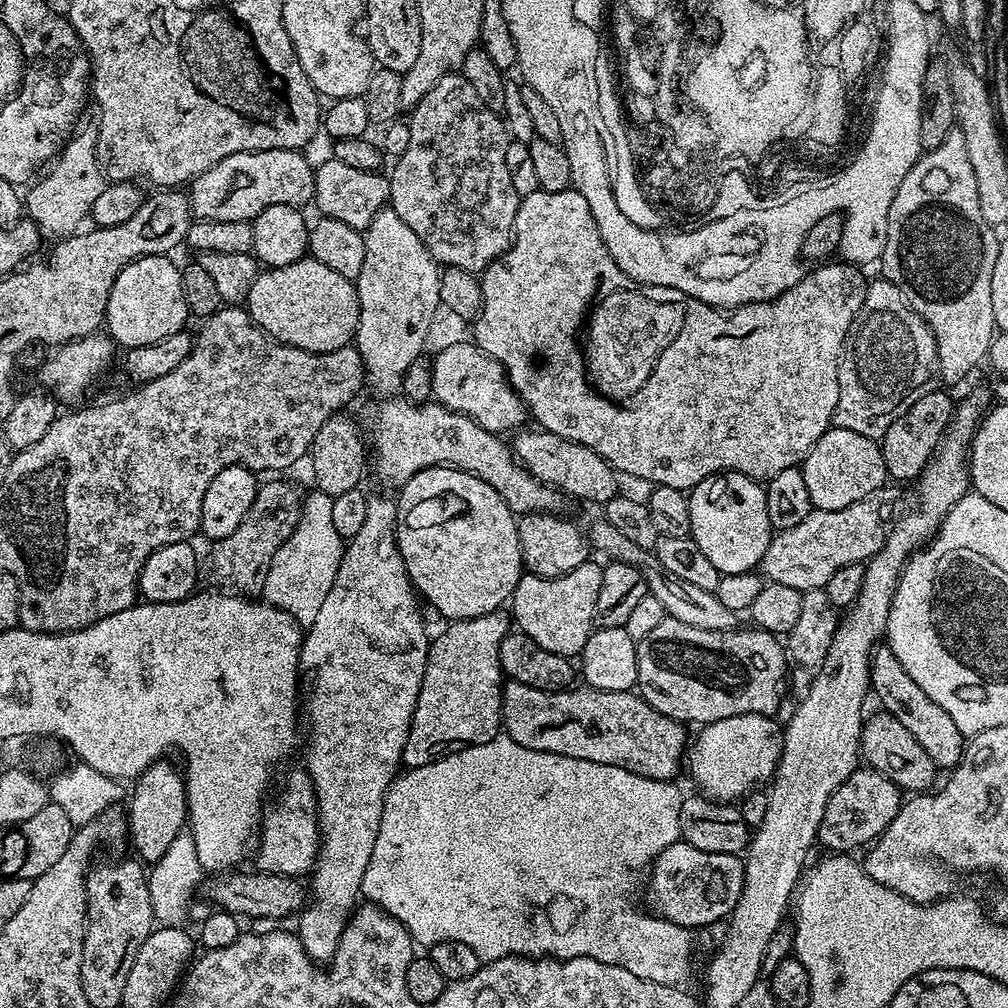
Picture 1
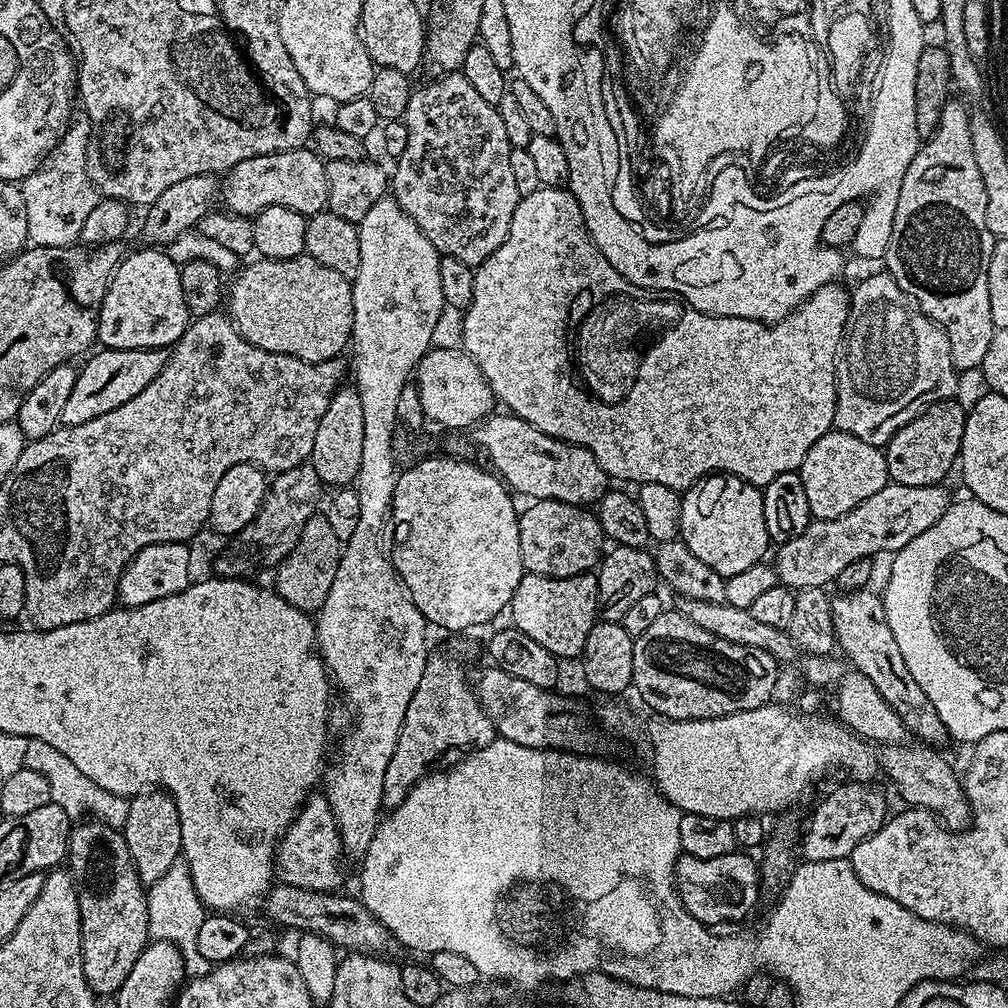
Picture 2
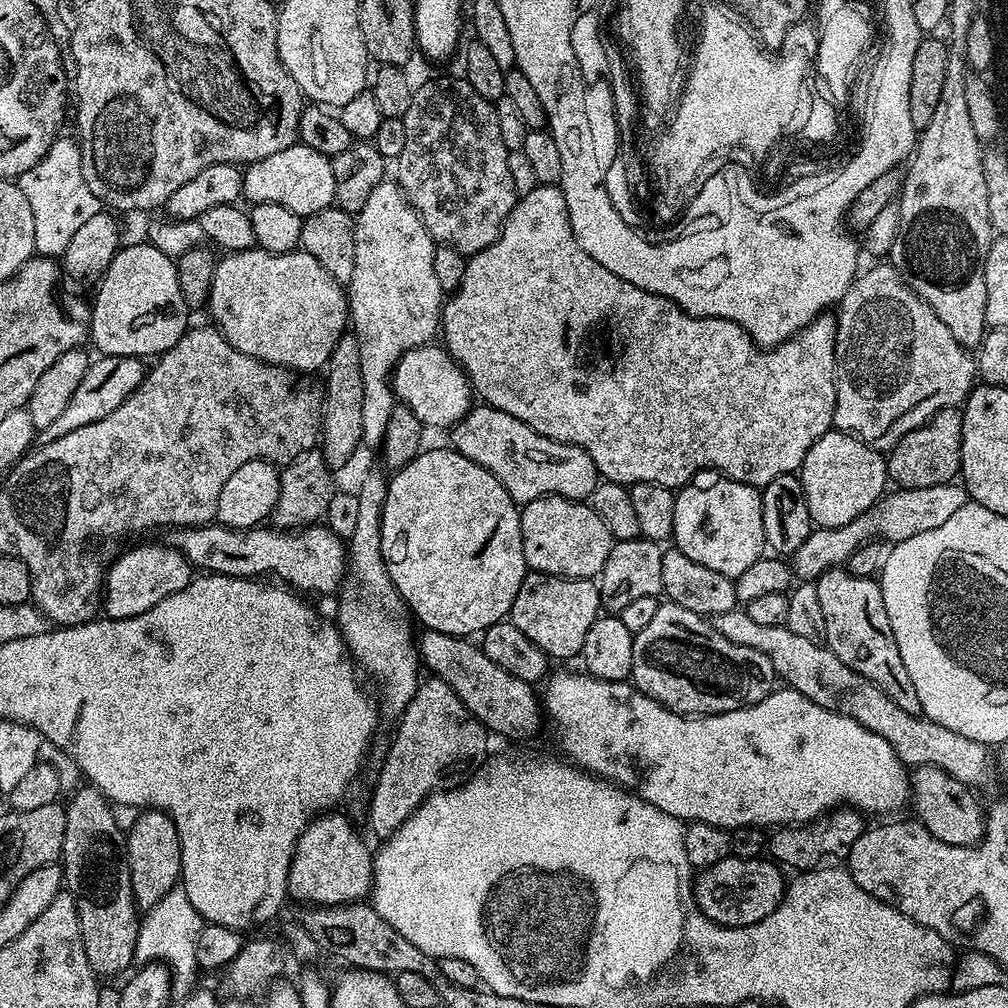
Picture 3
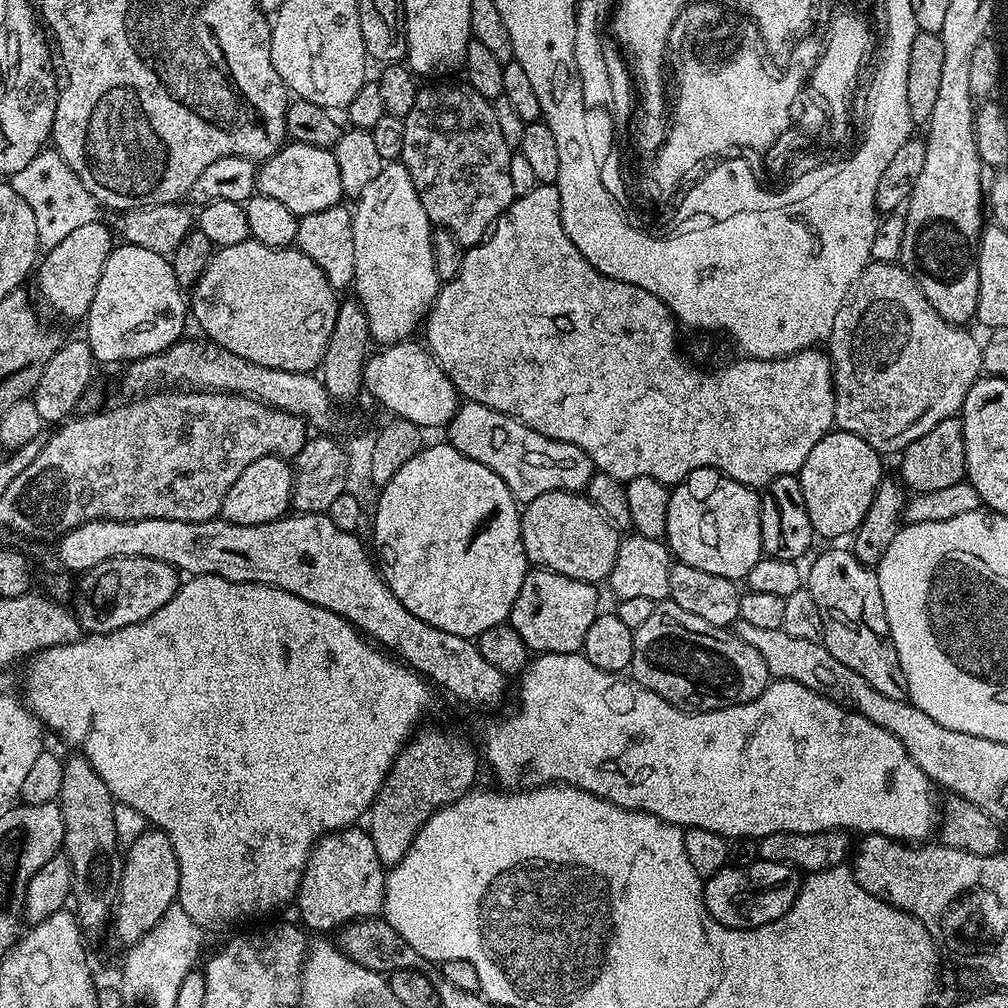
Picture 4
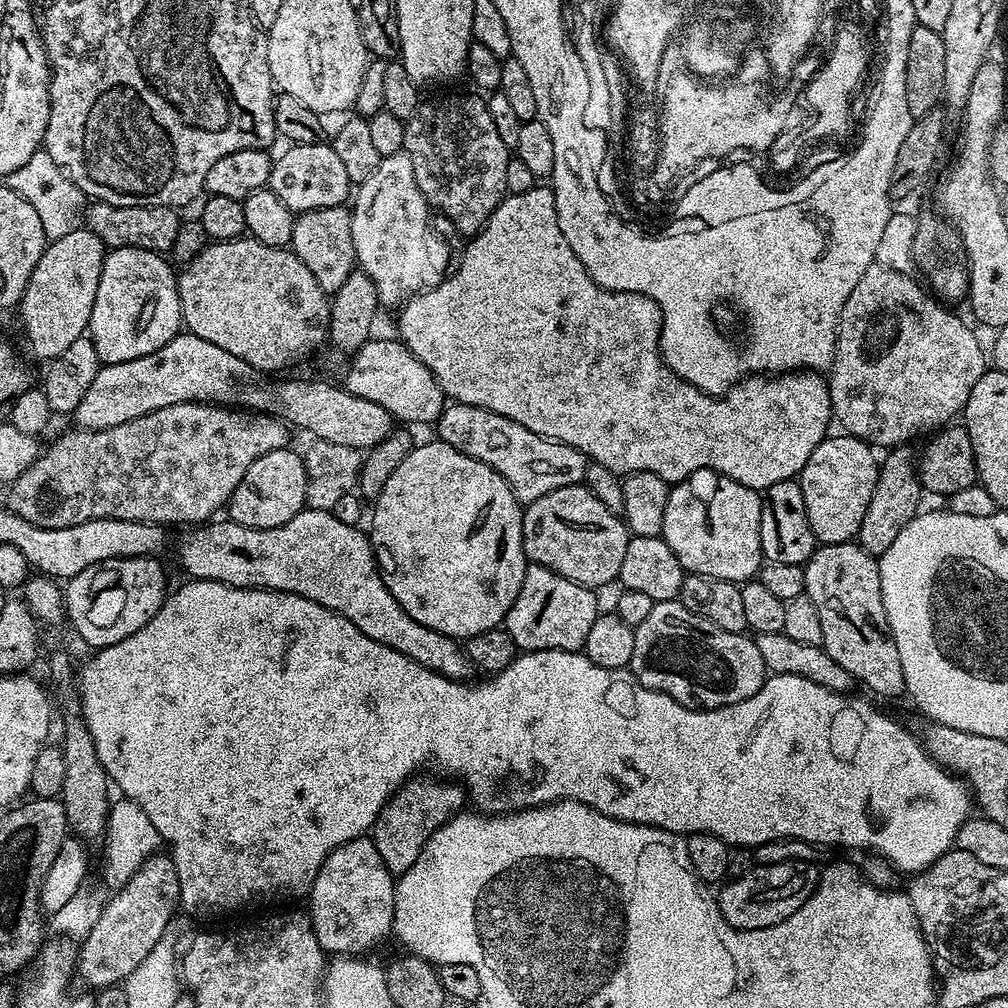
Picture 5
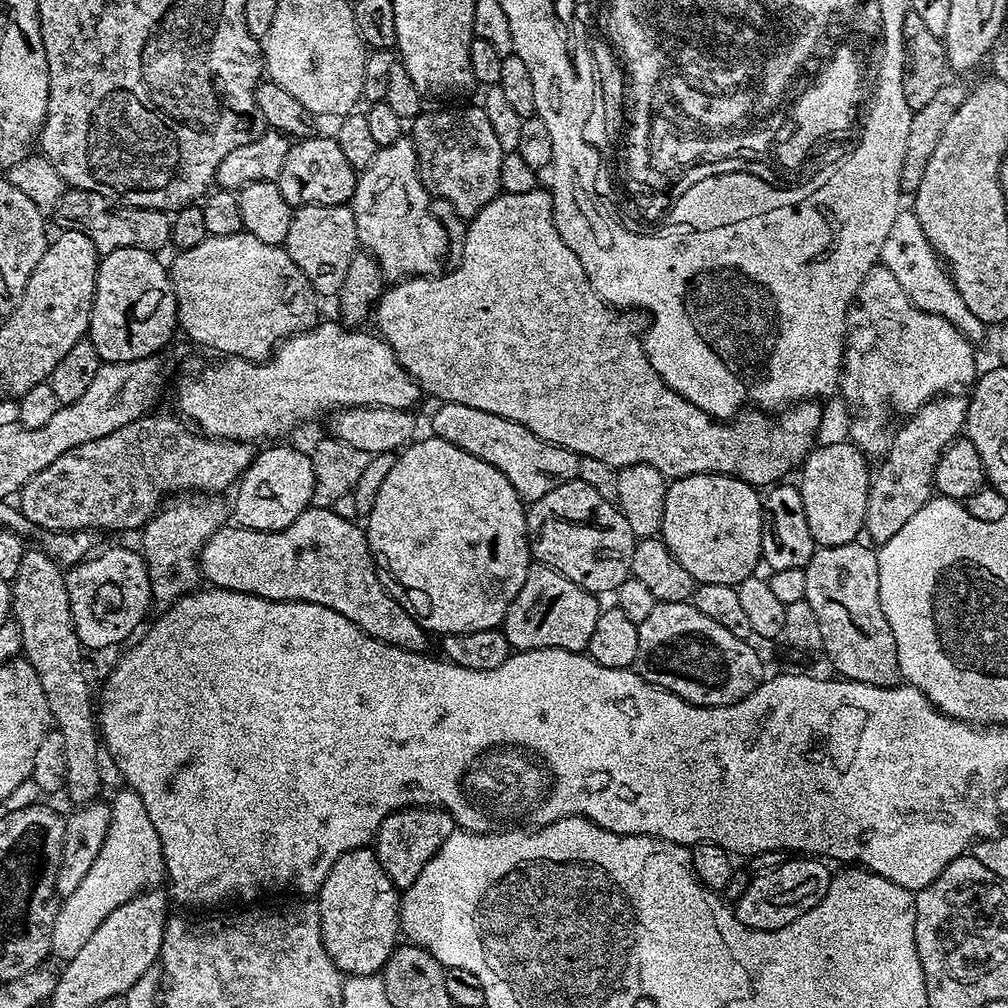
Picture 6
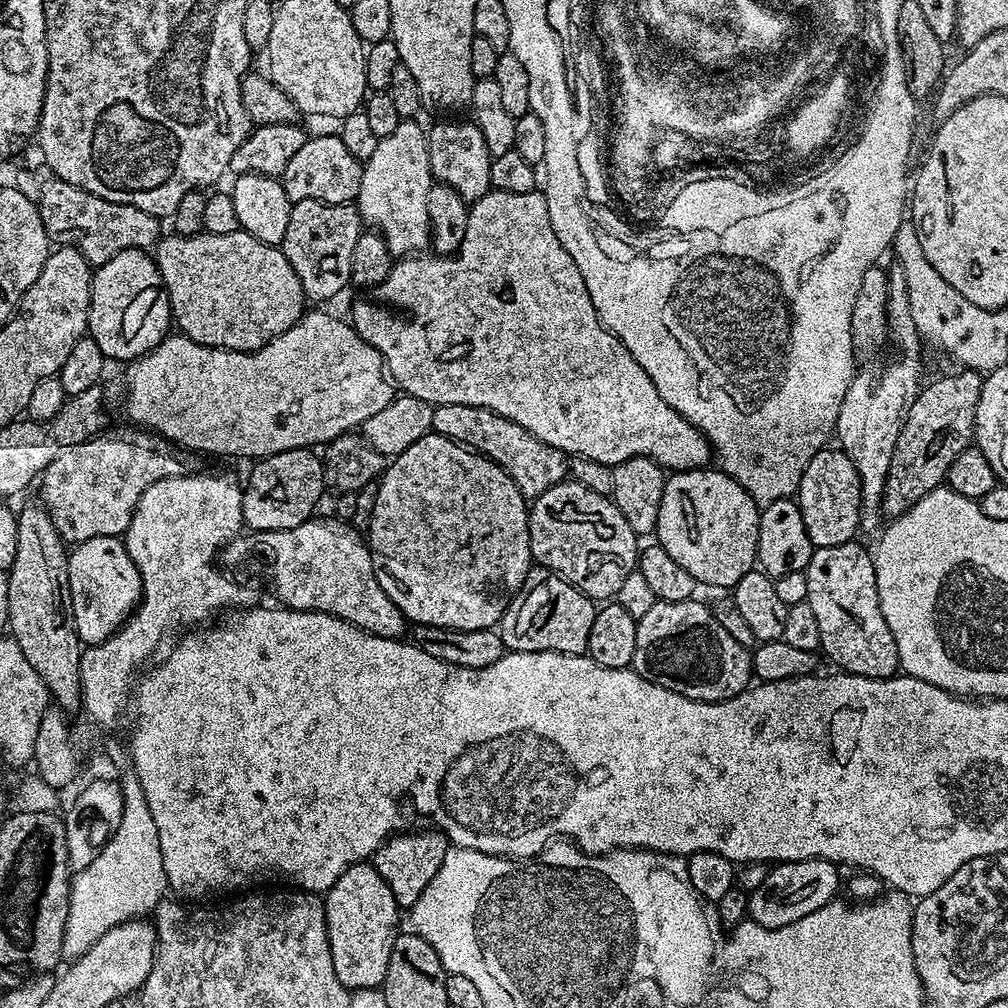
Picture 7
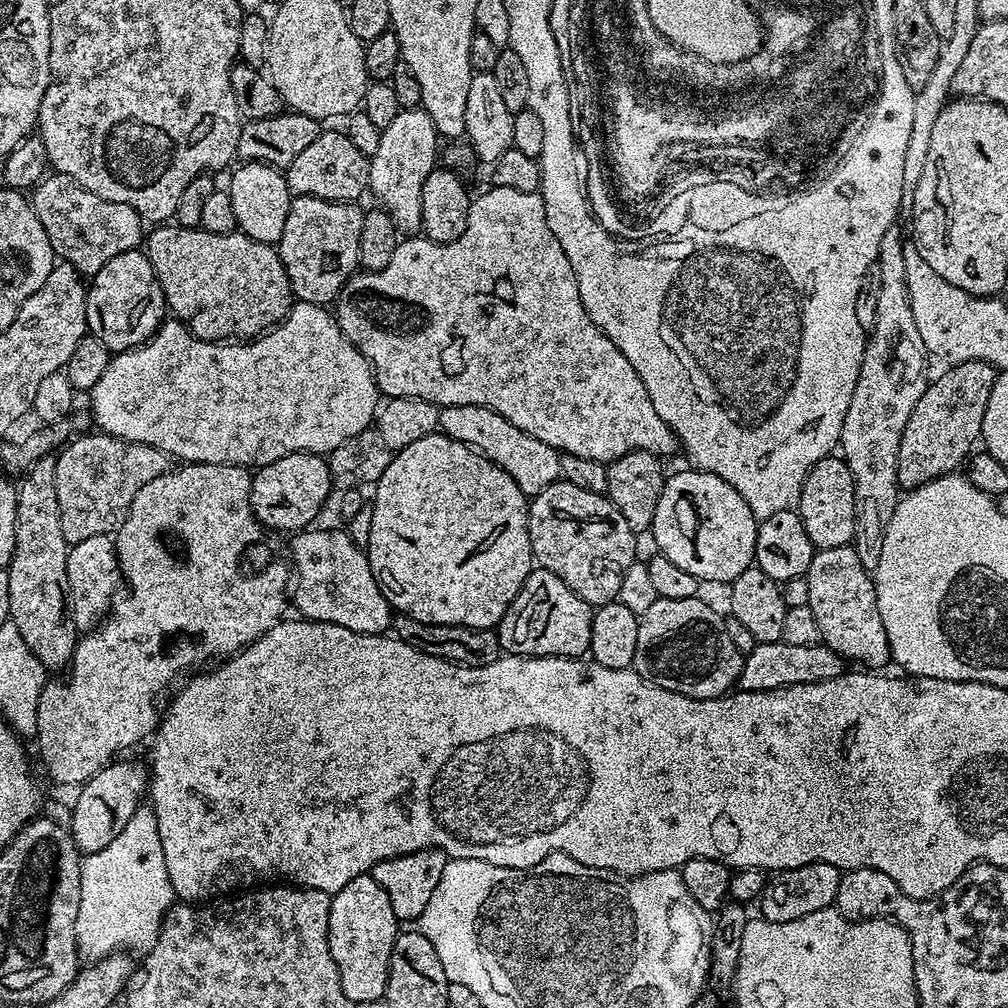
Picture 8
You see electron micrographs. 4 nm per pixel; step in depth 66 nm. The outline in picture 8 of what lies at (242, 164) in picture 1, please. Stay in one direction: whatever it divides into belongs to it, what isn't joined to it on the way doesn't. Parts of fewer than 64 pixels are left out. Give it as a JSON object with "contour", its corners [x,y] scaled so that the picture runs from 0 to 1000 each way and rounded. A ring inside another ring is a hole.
{"contour":[[[318,130],[317,135],[312,137],[312,141],[308,141],[308,145],[304,145],[304,149],[300,149],[300,153],[296,153],[296,157],[292,157],[292,161],[288,161],[284,168],[286,189],[291,195],[311,194],[338,200],[356,199],[356,194],[365,190],[365,161],[366,156],[361,155],[359,149],[355,149],[355,145],[351,145],[351,141],[347,141],[347,137],[340,130]]]}

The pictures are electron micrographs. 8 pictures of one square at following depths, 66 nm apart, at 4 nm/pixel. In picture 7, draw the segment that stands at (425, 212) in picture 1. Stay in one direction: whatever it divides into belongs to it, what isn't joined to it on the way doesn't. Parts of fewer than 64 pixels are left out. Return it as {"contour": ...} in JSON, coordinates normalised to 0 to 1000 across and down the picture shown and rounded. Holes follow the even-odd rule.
{"contour":[[[470,121],[464,123],[433,123],[424,128],[425,152],[432,182],[441,183],[458,197],[471,200],[489,189],[486,181],[488,154],[478,137],[478,129]]]}

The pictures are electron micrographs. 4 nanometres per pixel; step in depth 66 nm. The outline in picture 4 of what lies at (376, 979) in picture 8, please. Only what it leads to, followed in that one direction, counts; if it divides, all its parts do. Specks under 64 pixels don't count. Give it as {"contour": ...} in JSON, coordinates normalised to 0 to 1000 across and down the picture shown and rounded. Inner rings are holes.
{"contour":[[[350,819],[338,825],[327,825],[314,833],[306,848],[292,901],[298,904],[303,922],[311,921],[313,927],[329,927],[350,913],[378,908],[382,872],[383,858],[375,851],[375,843],[371,843],[371,835],[364,823]]]}

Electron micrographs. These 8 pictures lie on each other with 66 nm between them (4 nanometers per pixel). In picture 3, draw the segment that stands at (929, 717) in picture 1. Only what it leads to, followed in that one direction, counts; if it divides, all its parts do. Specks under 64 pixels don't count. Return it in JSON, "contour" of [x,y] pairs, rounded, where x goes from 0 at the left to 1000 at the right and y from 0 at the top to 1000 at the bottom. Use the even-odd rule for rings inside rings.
{"contour":[[[837,562],[816,567],[808,578],[812,597],[815,600],[815,613],[819,616],[816,629],[819,642],[831,649],[839,661],[887,692],[899,708],[914,709],[911,688],[907,685],[907,677],[903,677],[903,669],[899,669],[899,661],[895,661],[895,649],[891,649],[891,637],[879,609],[879,597],[875,597],[872,578],[859,571],[849,571]]]}

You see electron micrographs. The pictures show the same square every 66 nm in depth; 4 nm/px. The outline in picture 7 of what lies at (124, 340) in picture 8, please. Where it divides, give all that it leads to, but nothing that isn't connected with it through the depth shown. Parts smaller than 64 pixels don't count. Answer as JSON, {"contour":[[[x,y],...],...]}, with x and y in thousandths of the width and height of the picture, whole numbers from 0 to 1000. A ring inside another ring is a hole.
{"contour":[[[138,246],[121,248],[109,256],[109,260],[98,263],[91,275],[91,295],[87,305],[87,329],[97,339],[101,351],[108,358],[123,357],[130,359],[144,353],[149,346],[155,345],[172,324],[171,305],[167,299],[167,289],[161,280],[154,257],[146,249]]]}

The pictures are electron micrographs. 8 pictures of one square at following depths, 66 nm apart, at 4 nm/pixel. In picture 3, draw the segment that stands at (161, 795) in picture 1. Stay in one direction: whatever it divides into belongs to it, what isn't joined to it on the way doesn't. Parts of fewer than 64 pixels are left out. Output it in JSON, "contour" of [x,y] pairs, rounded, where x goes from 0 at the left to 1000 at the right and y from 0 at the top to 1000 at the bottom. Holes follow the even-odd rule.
{"contour":[[[143,804],[136,809],[133,819],[125,825],[125,848],[136,902],[153,900],[164,887],[180,876],[177,823],[170,812],[162,806]]]}

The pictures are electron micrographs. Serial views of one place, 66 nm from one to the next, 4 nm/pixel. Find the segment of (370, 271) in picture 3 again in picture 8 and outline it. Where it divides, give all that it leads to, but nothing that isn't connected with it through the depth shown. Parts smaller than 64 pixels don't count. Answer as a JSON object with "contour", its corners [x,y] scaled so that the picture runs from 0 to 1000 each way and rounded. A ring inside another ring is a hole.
{"contour":[[[402,107],[397,110],[395,117],[387,121],[387,125],[379,128],[375,149],[365,161],[365,190],[372,201],[385,211],[392,220],[394,227],[409,232],[417,226],[419,216],[419,181],[429,172],[435,163],[435,147],[433,151],[435,132],[431,121],[421,108]]]}

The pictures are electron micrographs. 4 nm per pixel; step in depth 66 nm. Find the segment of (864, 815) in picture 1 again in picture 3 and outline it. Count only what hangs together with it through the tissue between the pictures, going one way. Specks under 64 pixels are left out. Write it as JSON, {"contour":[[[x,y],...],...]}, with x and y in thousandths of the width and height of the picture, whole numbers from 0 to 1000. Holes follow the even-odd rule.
{"contour":[[[835,800],[800,817],[769,822],[769,826],[766,825],[761,832],[760,843],[763,850],[775,858],[790,861],[786,863],[792,865],[806,864],[817,854],[824,854],[821,853],[823,851],[840,852],[847,835],[859,823],[859,816],[857,817],[856,813],[856,809],[849,803]]]}

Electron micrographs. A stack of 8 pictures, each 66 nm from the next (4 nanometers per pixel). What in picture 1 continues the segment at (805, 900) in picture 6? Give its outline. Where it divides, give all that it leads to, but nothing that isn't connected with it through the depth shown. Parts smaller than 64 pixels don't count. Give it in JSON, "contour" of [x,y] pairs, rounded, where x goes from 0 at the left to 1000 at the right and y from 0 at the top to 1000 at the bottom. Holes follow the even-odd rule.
{"contour":[[[672,835],[661,839],[657,847],[647,854],[643,877],[647,880],[647,897],[650,908],[658,913],[669,915],[684,923],[691,923],[697,917],[710,917],[726,908],[728,899],[732,899],[732,891],[738,886],[738,853],[725,845],[708,847],[700,843],[692,843],[688,839]]]}

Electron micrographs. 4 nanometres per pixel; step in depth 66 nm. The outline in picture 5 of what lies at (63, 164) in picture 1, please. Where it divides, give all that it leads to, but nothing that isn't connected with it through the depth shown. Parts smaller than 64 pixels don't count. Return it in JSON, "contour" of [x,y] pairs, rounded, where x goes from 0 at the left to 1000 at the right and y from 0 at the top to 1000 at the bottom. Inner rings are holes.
{"contour":[[[43,147],[37,150],[25,165],[12,170],[5,176],[4,181],[20,195],[26,196],[30,204],[37,209],[45,237],[57,238],[78,225],[87,200],[86,195]]]}

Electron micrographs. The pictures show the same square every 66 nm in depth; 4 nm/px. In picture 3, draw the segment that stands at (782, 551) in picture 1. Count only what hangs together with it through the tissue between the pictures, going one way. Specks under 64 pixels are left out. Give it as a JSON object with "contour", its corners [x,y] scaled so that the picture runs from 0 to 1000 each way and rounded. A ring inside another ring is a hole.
{"contour":[[[945,478],[943,480],[932,480],[931,482],[919,482],[918,484],[889,484],[873,493],[861,508],[851,510],[847,518],[839,518],[839,522],[830,524],[810,524],[792,542],[792,546],[786,549],[784,559],[789,574],[794,577],[809,577],[816,567],[822,567],[824,563],[832,563],[851,546],[856,540],[862,539],[866,534],[876,534],[881,538],[907,534],[907,530],[919,530],[919,526],[927,526],[930,522],[935,522],[954,502],[961,499],[962,493],[955,479]]]}

